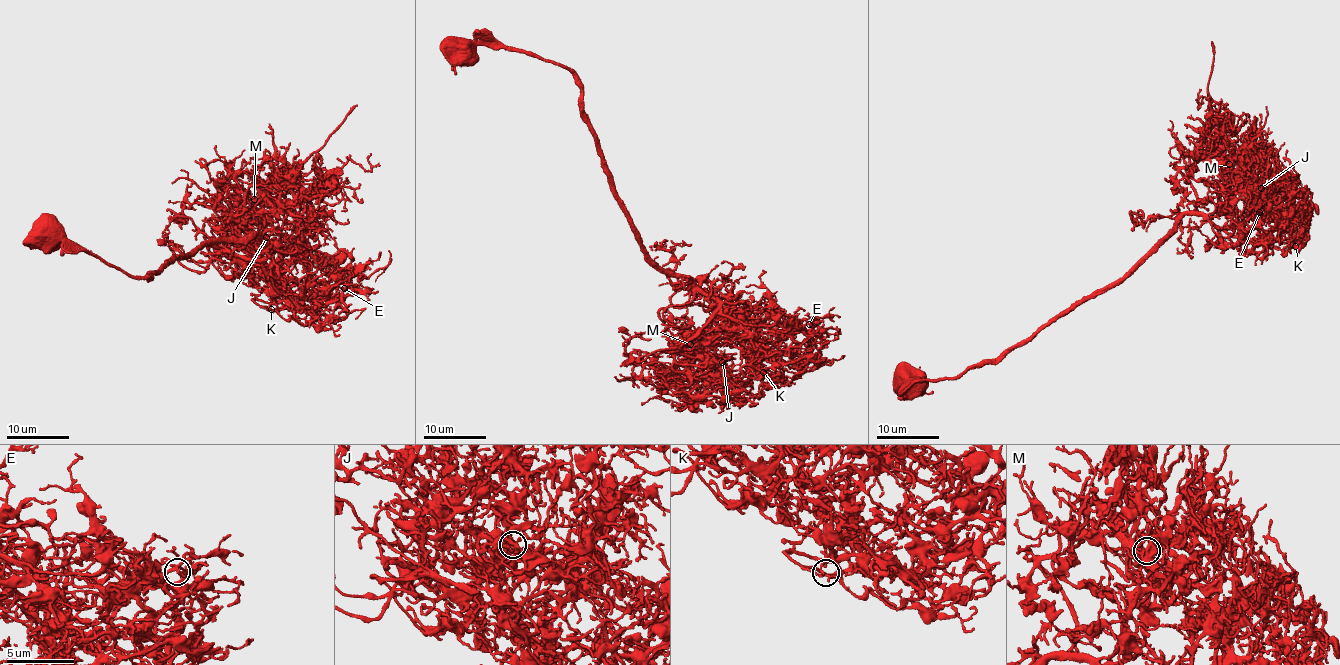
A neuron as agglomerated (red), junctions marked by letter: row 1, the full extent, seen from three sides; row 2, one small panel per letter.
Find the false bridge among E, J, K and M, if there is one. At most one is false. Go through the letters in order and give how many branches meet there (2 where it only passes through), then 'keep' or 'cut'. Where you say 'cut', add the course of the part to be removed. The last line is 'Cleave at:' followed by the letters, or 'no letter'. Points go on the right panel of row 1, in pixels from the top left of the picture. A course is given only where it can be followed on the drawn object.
E: branches 2; keep
J: branches 2; keep
K: branches 2; keep
M: branches 2; keep
Cleave at: no letter

